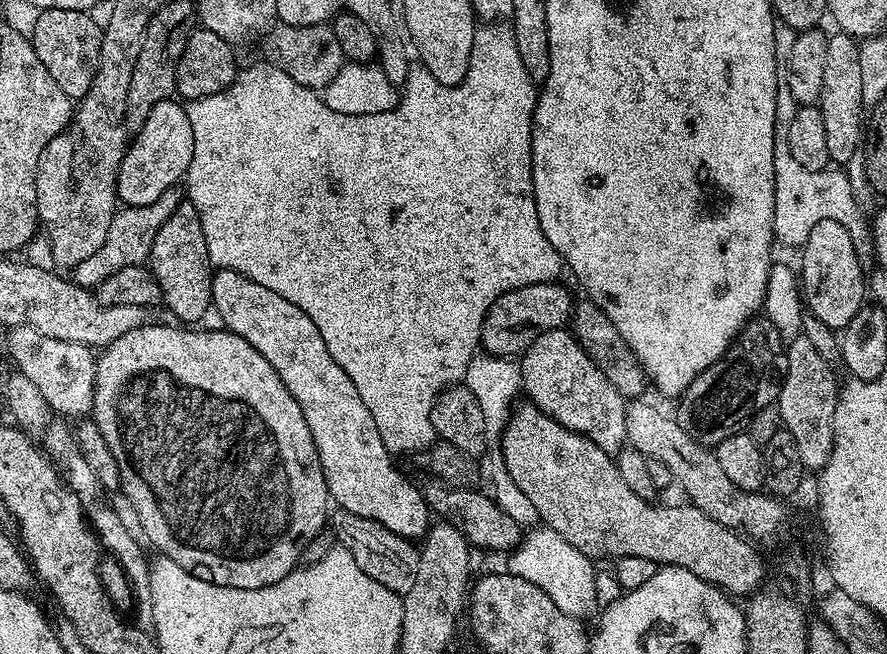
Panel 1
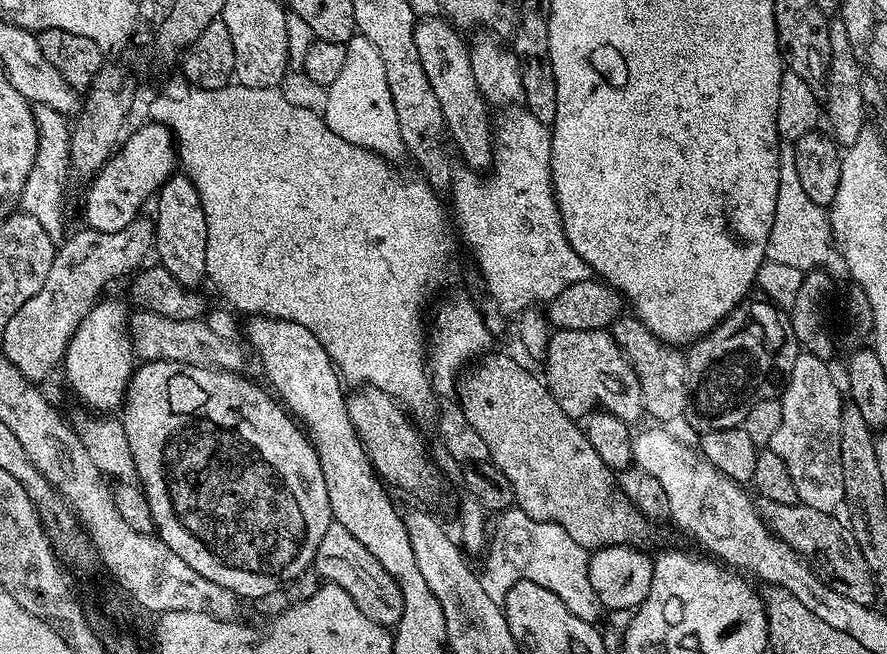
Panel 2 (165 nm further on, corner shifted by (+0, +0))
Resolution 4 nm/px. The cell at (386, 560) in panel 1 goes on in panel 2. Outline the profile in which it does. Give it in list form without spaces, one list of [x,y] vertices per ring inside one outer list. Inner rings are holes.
[[[333,521],[326,528],[322,541],[318,544],[313,569],[321,579],[346,589],[367,617],[387,628],[394,628],[399,624],[404,609],[401,588],[394,577],[376,561],[374,554],[370,554],[370,550],[367,550],[358,538],[354,538],[341,523]]]

